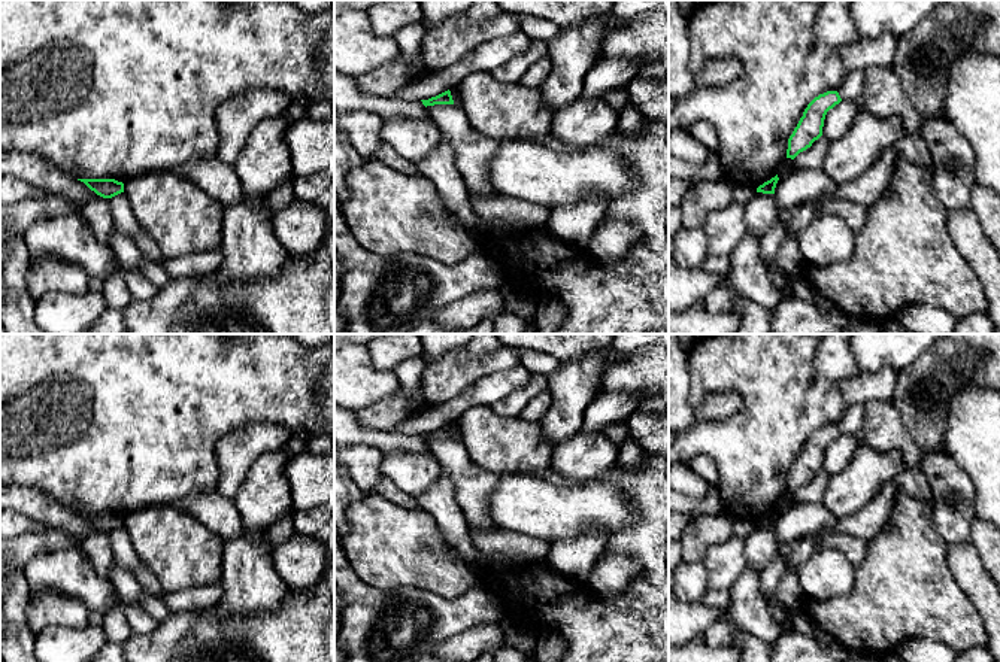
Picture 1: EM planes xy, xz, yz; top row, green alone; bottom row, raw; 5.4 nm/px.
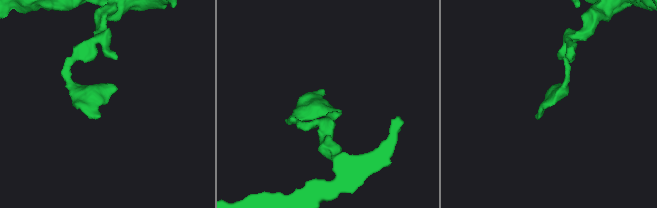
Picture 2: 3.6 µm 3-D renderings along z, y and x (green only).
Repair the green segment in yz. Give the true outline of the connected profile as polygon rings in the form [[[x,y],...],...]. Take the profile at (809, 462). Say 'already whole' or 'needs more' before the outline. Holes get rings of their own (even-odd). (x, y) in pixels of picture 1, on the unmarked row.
already whole; [[[827,425],[815,431],[803,446],[797,461],[788,473],[787,492],[794,494],[822,470],[825,449],[842,435],[837,425]]]

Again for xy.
already whole; [[[78,513],[84,516],[91,525],[103,532],[112,532],[124,526],[124,517],[115,513]]]

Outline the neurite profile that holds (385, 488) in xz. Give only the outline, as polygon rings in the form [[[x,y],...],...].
[[[382,477],[382,480],[378,483],[375,491],[372,492],[375,495],[381,495],[404,508],[409,510],[419,510],[419,504],[415,496],[410,496],[409,494],[400,491],[391,480],[387,477]]]

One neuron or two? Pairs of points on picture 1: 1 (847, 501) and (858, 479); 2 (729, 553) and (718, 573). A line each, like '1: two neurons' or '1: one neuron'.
1: one neuron
2: one neuron

